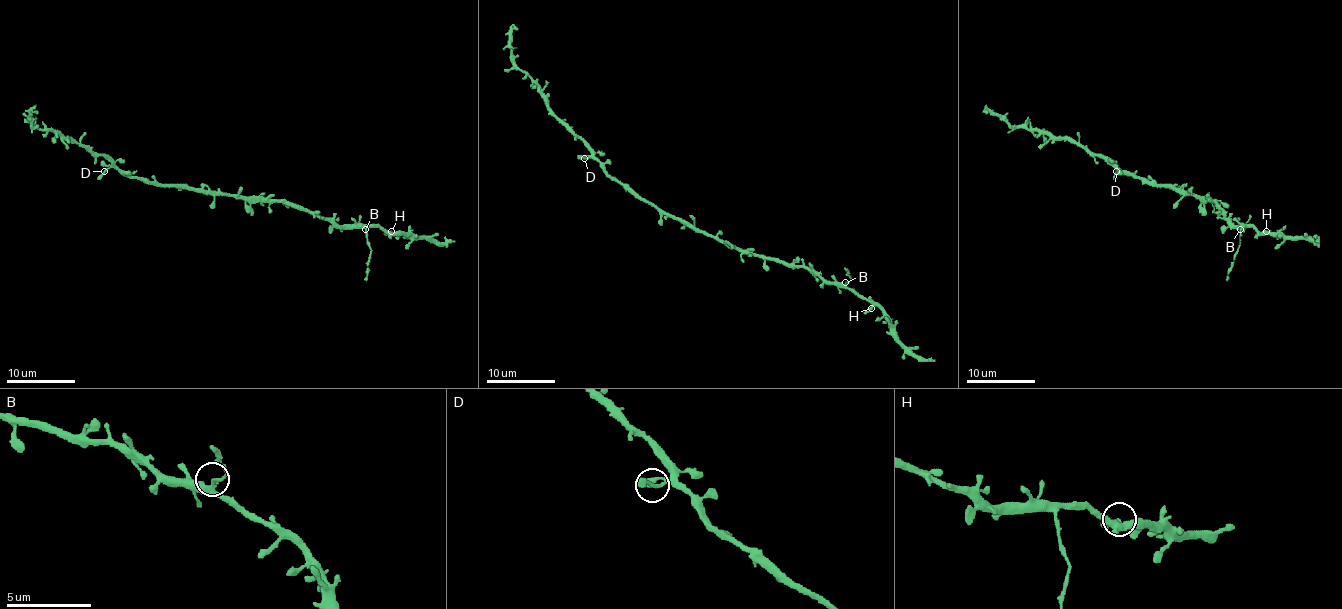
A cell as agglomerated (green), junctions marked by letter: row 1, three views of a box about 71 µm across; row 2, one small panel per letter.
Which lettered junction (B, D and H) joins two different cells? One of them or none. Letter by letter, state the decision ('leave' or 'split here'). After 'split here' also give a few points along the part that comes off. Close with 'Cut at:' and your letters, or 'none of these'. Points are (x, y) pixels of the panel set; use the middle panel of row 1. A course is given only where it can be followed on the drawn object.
B: split here; course (845, 282), (851, 279), (845, 268)
D: leave
H: leave
Cut at: B

